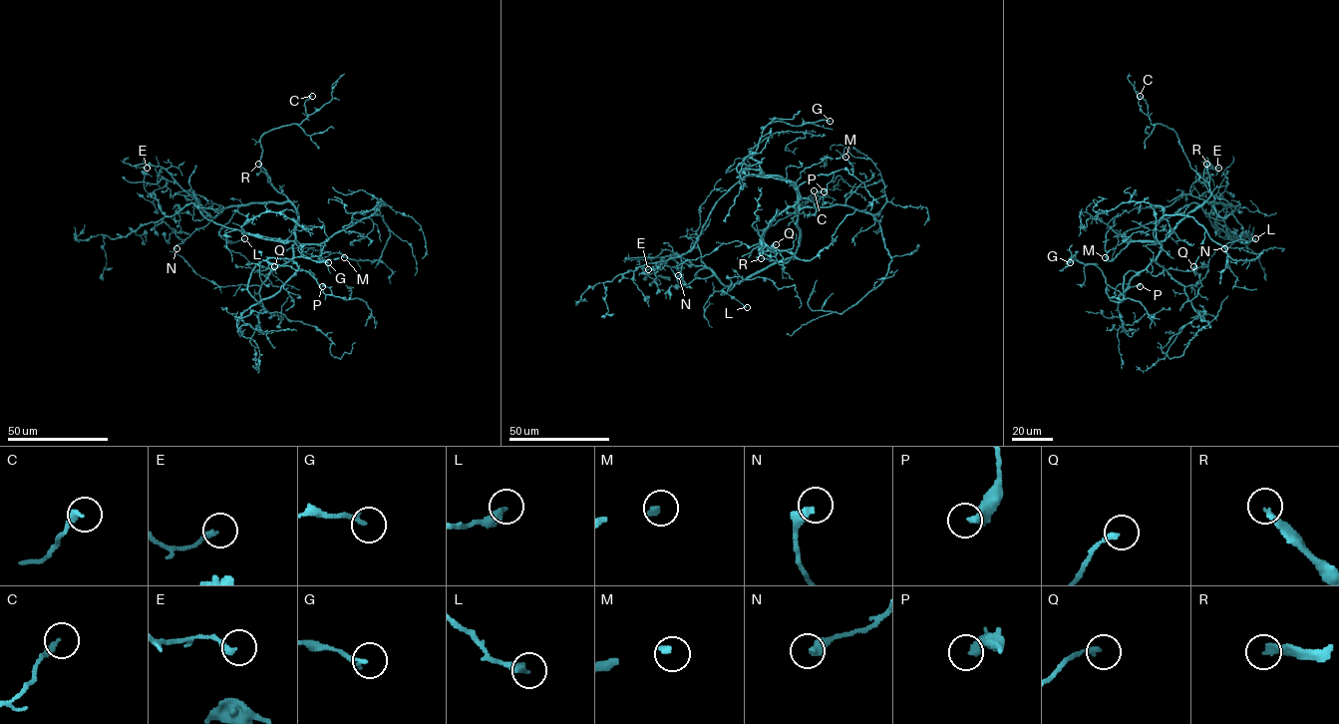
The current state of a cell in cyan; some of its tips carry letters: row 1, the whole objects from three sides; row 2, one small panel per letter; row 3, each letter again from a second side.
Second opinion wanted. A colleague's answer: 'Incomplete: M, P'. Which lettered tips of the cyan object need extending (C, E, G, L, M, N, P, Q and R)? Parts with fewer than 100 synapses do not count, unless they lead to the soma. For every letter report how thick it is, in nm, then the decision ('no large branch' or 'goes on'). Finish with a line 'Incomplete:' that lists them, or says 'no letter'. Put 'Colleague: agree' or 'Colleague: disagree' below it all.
C: 240 nm | no large branch
E: 240 nm | no large branch
G: 170 nm | no large branch
L: 340 nm | no large branch
M: 200 nm | goes on
N: 380 nm | no large branch
P: 240 nm | no large branch
Q: 200 nm | no large branch
R: 220 nm | goes on
Incomplete: M, R
Colleague: disagree

